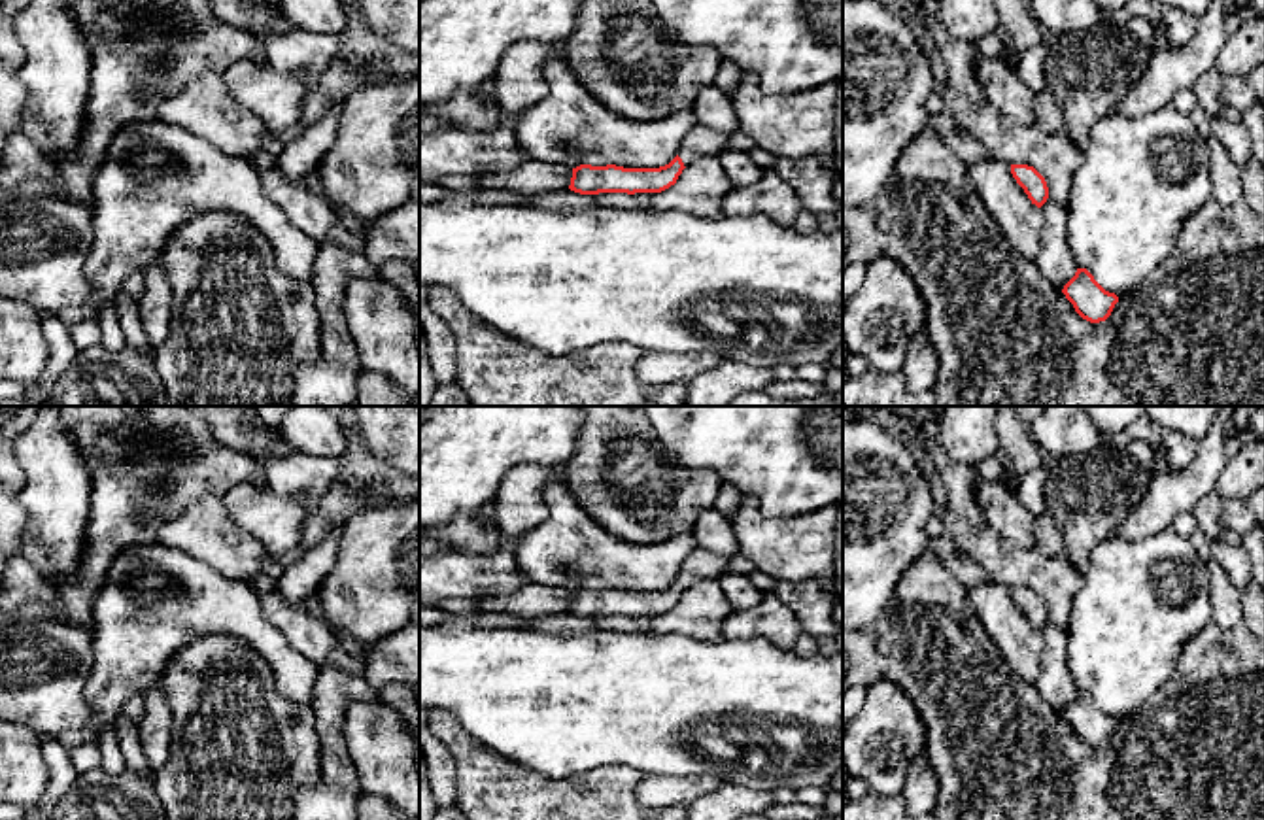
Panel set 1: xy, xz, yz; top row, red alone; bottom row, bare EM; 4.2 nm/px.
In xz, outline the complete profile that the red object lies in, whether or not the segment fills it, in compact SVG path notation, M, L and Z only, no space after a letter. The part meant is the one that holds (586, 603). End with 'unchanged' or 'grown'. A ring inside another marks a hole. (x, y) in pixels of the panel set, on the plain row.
M703 548L693 550L684 561L678 578L659 591L623 591L616 588L572 591L569 612L580 618L599 616L661 616L676 606L678 599L699 580L720 580L731 557Z | grown

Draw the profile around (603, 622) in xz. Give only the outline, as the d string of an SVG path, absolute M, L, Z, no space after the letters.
M599 616L593 618L599 631L620 631L620 629L631 629L631 631L646 631L654 620L654 616Z

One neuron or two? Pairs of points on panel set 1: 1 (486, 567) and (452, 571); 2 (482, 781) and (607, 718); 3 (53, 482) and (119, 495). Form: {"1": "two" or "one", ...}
{"1": "one", "2": "two", "3": "two"}

